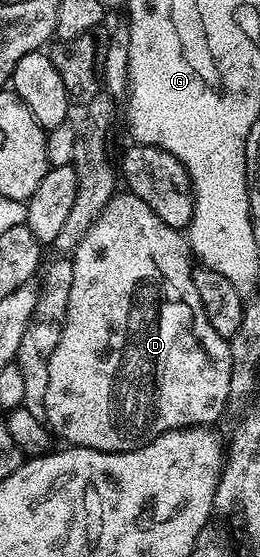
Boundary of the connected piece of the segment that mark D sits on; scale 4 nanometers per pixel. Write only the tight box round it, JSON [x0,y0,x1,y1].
[45,191,233,452]

